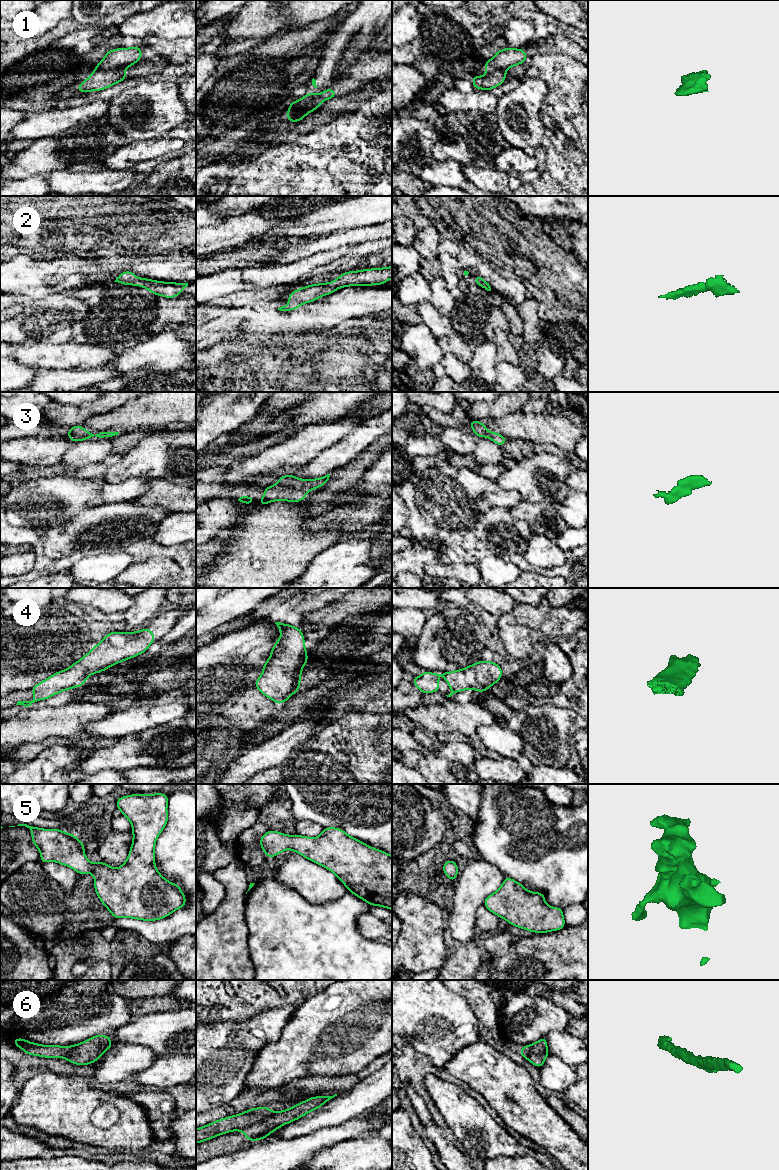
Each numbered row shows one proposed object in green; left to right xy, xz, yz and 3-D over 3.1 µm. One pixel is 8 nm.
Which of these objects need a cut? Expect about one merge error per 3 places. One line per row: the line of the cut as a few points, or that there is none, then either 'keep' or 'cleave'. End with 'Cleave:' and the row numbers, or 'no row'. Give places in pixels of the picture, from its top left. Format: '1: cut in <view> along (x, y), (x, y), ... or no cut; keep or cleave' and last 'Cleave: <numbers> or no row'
1: cut in xy along (96, 67), (102, 70), (123, 70); cleave
2: no cut; keep
3: no cut; keep
4: no cut; keep
5: no cut; keep
6: cut in xz along (275, 1112), (241, 1129); cleave
Cleave: 1, 6

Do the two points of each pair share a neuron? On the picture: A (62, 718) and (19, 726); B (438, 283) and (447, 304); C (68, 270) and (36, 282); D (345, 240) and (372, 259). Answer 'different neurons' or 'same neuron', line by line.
A: same neuron
B: same neuron
C: same neuron
D: different neurons

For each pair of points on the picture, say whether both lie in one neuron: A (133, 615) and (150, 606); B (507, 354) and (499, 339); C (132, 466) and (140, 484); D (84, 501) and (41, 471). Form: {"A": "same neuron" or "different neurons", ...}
{"A": "same neuron", "B": "same neuron", "C": "different neurons", "D": "different neurons"}

